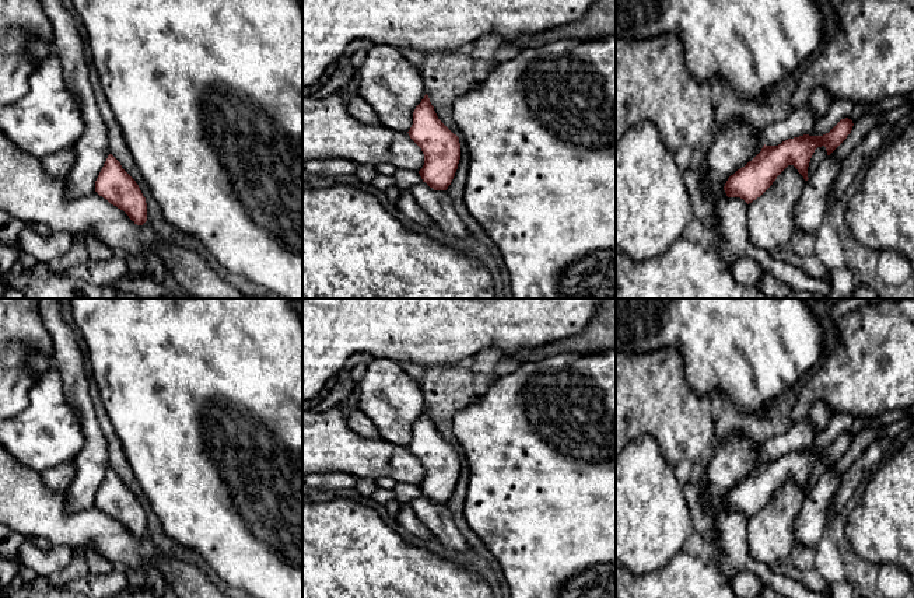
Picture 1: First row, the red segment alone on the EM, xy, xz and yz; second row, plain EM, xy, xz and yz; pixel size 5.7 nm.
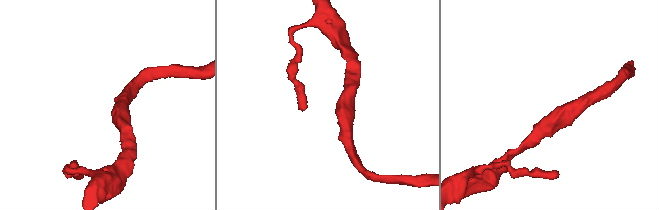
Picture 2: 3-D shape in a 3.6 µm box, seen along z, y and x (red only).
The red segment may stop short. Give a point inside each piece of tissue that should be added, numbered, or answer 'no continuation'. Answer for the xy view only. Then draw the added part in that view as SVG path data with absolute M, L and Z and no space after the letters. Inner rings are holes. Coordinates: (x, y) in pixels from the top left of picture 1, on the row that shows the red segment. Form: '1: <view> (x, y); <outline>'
1: xy (91, 150); M41 0L53 28L55 55L63 78L81 106L84 133L73 146L76 161L64 176L64 196L71 200L95 193L95 181L111 154L108 130L90 81L83 38L62 0Z

